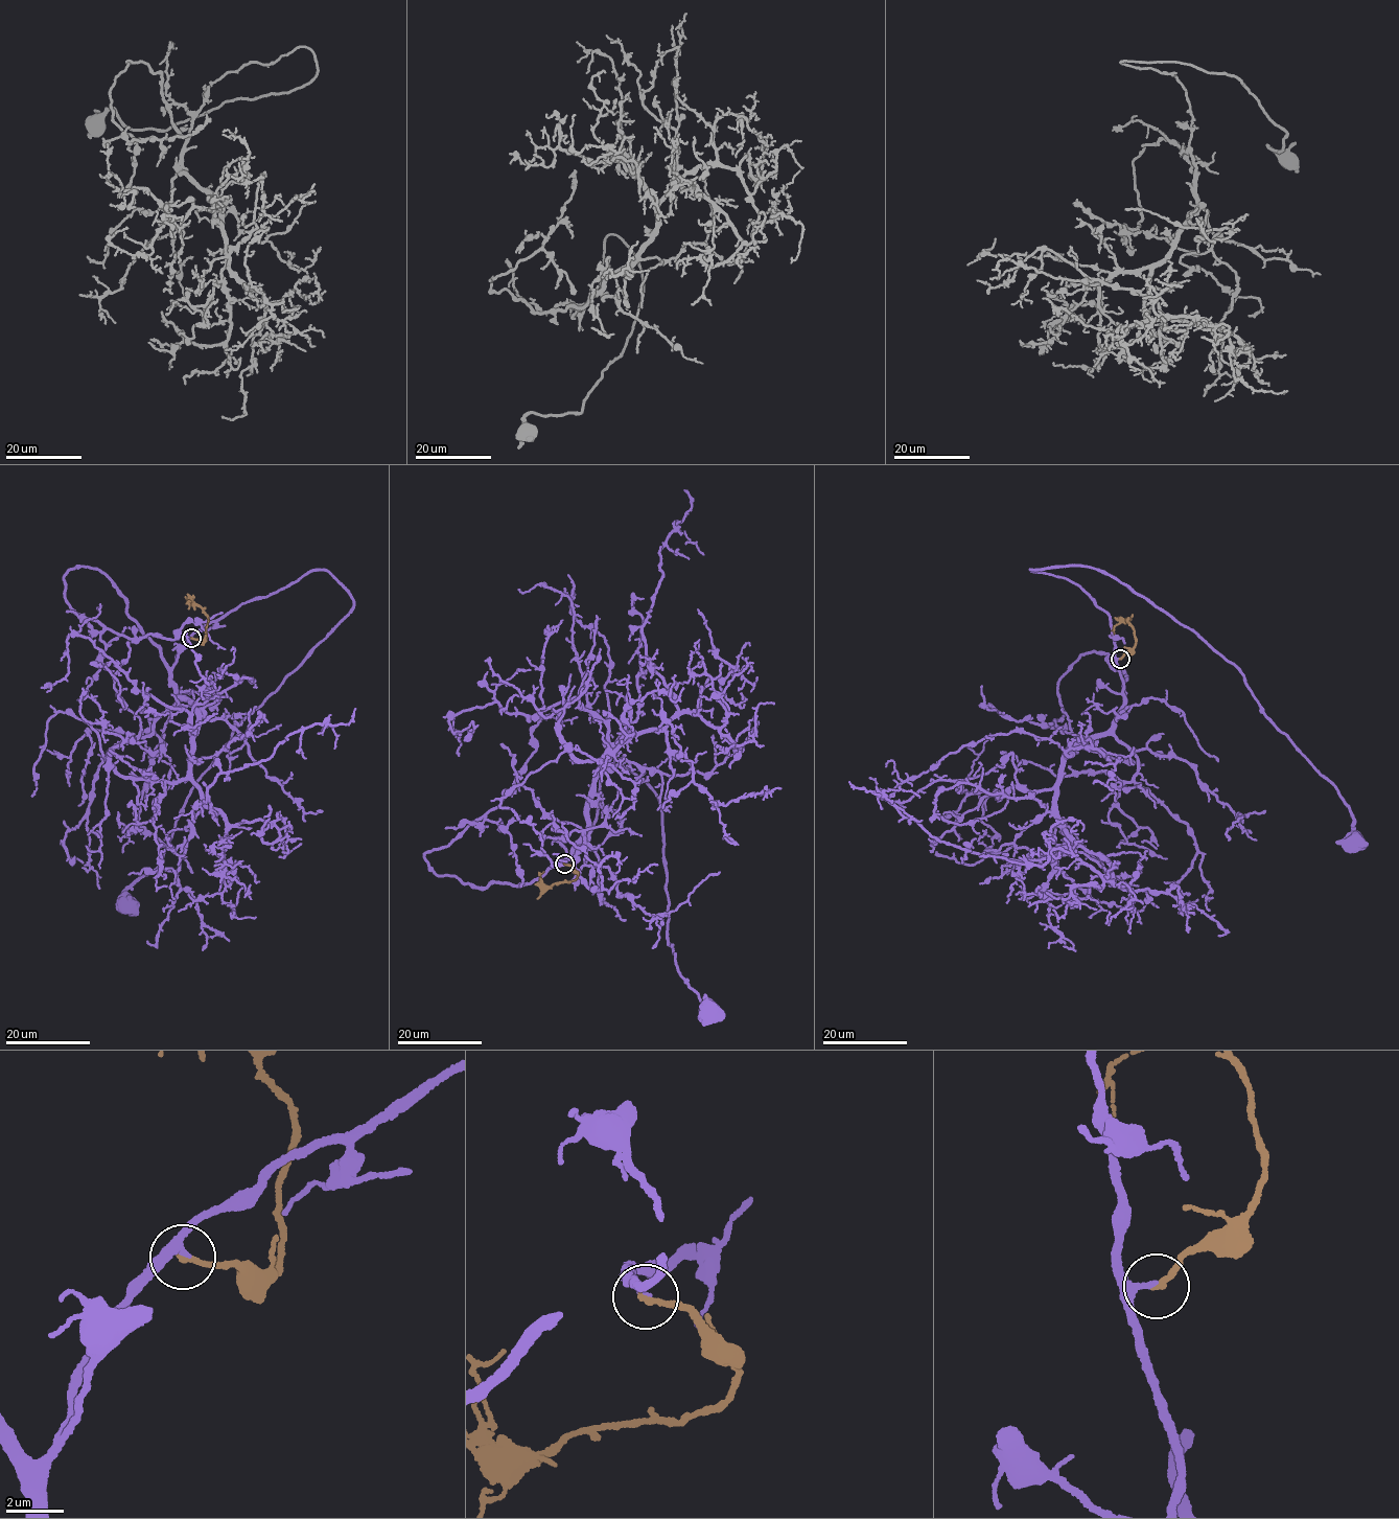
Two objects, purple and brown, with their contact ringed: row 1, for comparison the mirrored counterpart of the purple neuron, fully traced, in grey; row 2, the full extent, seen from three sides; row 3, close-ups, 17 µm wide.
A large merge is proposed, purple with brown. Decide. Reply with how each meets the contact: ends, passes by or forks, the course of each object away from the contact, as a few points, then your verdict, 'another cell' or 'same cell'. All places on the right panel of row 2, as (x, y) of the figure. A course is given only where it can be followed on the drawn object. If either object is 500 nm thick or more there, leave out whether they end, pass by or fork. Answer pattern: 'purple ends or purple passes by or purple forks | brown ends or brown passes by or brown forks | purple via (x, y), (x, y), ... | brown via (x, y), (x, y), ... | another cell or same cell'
purple passes by | brown ends | purple via (1119, 659), (1106, 612), (1075, 583), (1030, 570), (1106, 572), (1234, 663), (1267, 717), (1349, 806), (1353, 844) | brown via (1120, 659), (1135, 646), (1133, 626), (1126, 620), (1114, 627), (1114, 634) | same cell

